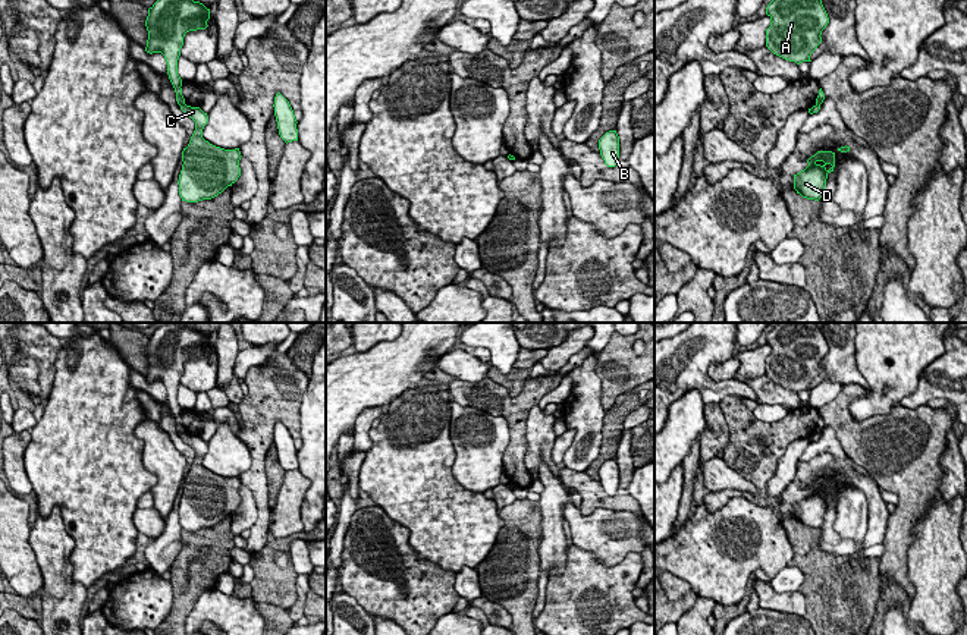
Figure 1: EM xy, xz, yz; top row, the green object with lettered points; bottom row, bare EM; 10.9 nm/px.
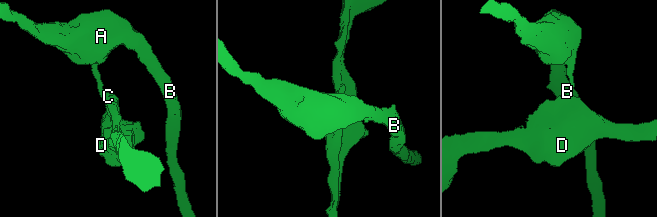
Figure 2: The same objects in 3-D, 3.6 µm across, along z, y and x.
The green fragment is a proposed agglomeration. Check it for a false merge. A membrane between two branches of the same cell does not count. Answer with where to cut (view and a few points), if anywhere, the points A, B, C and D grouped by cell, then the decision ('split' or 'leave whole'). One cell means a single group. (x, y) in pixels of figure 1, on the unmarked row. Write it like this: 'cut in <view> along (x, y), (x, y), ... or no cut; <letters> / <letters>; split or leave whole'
cut in xy along (184, 431), (181, 434); A B / C D; split

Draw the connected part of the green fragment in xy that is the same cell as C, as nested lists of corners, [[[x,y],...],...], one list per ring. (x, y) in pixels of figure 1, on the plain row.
[[[182,433],[180,438],[195,450],[195,459],[182,480],[179,524],[186,531],[211,528],[241,504],[241,480],[216,475],[202,466],[208,444],[200,436]]]

